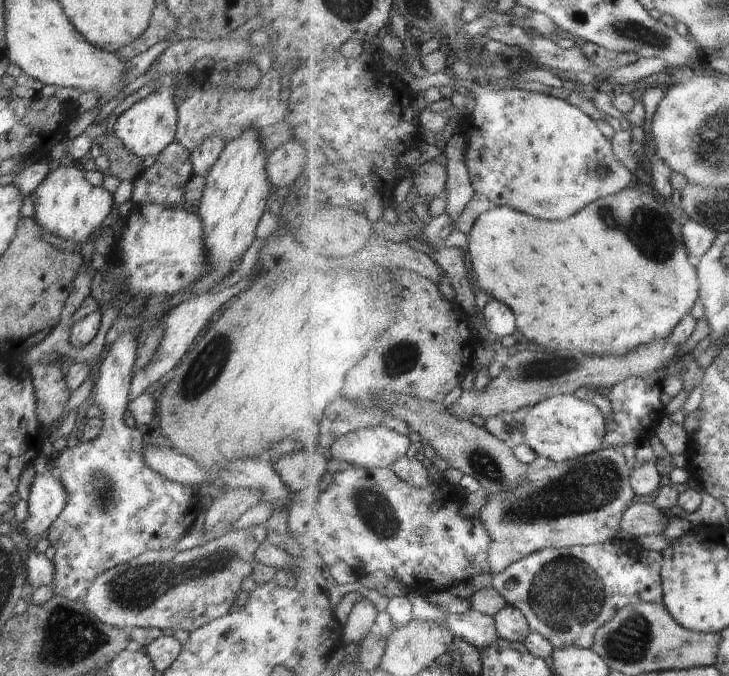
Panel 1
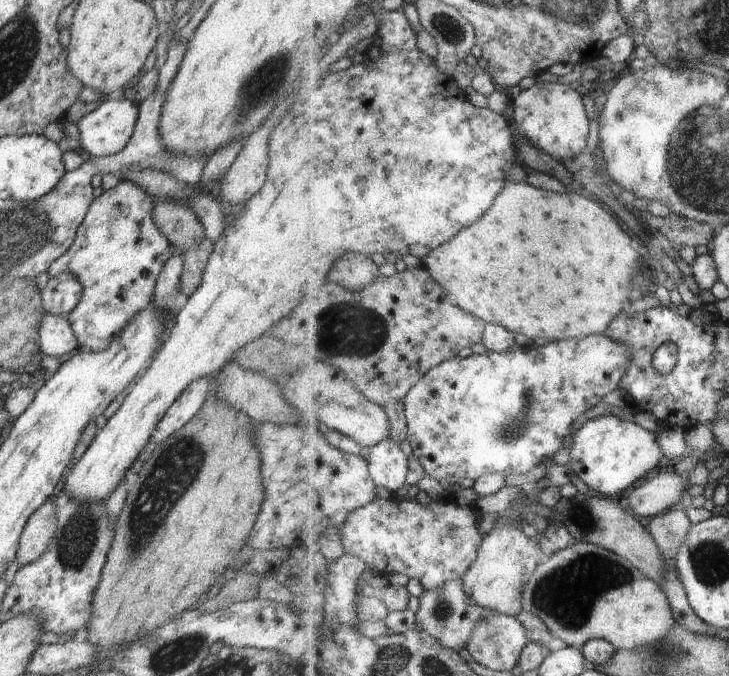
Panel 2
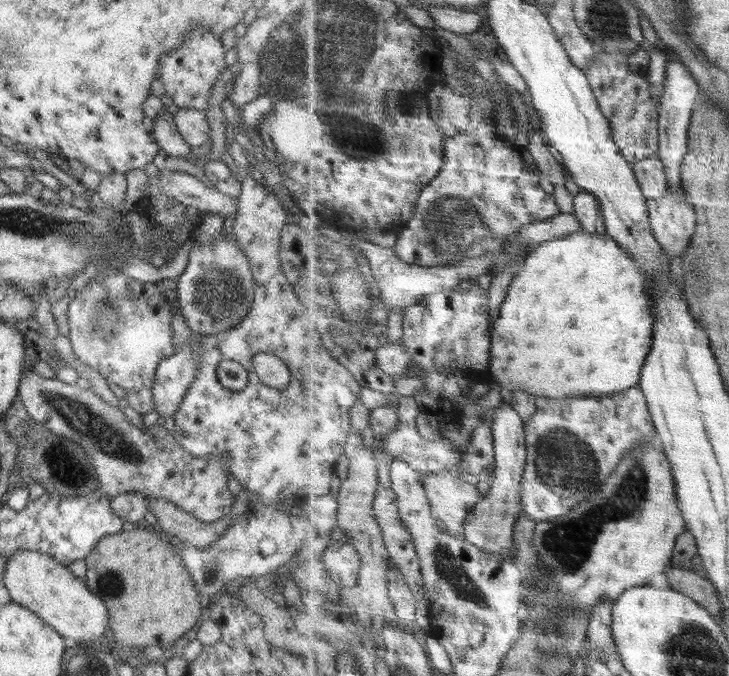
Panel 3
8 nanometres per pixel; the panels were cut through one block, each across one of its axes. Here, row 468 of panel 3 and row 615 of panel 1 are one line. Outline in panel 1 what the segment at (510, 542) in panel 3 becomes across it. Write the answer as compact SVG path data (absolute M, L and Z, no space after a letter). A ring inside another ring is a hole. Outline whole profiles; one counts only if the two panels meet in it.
M509 604L503 608L495 619L499 635L506 640L525 643L532 632L528 617L514 605Z

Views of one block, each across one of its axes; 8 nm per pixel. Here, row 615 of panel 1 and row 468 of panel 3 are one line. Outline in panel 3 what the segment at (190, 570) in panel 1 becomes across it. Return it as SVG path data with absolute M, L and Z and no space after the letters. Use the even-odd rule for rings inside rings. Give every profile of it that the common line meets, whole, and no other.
M24 370L17 398L36 422L40 422L52 434L68 438L70 442L76 442L80 446L80 450L86 454L85 458L98 474L99 488L111 497L133 492L142 493L150 498L162 498L204 522L216 522L234 509L234 494L228 489L228 474L224 471L221 458L216 455L213 458L197 458L190 454L180 446L162 422L152 426L146 425L144 431L128 420L120 406L108 404L93 390L82 389L77 384L64 383L56 377L47 379L32 370Z

